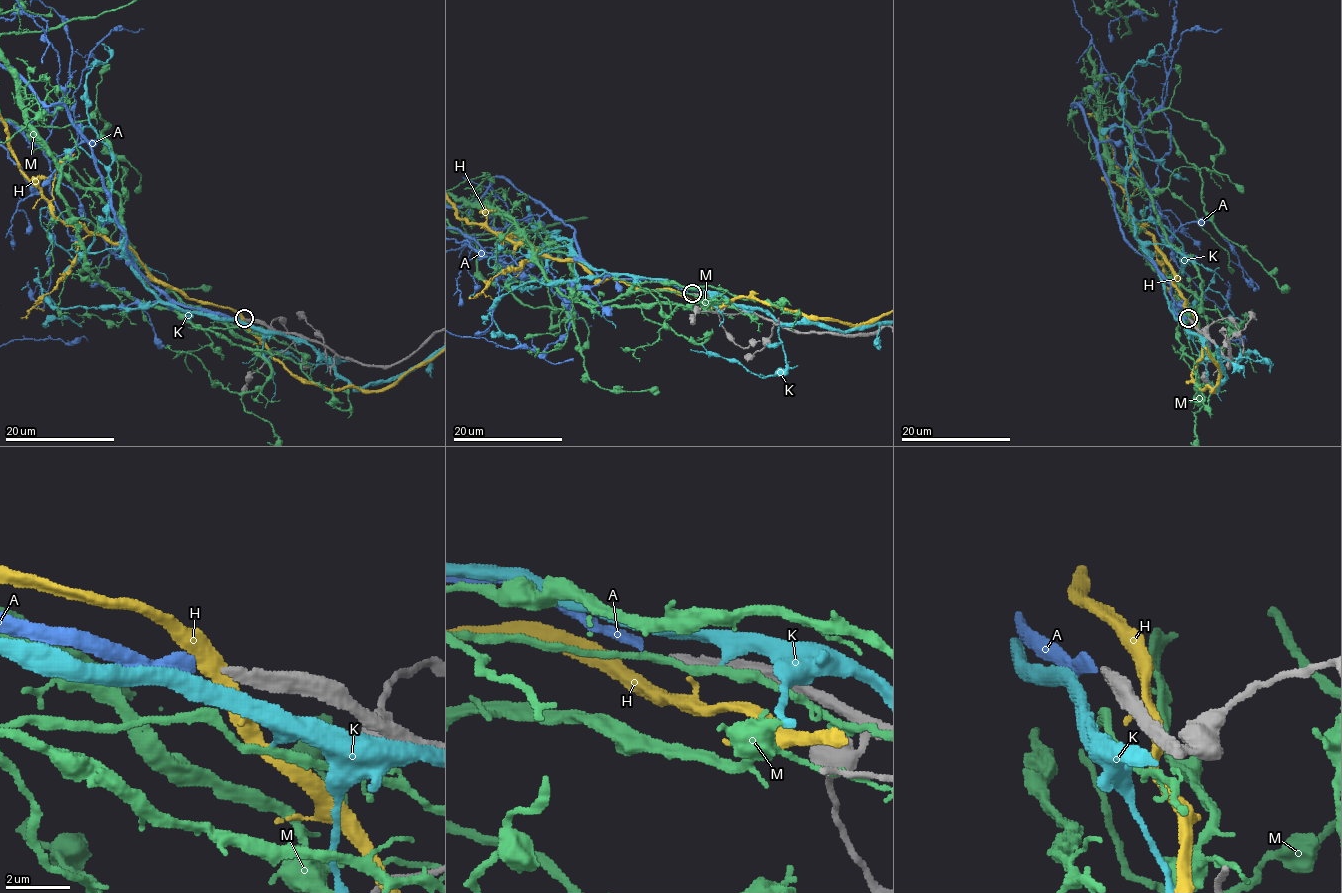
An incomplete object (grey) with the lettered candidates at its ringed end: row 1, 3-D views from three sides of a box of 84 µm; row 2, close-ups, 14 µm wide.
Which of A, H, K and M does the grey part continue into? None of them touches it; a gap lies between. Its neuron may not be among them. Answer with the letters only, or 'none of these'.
A

